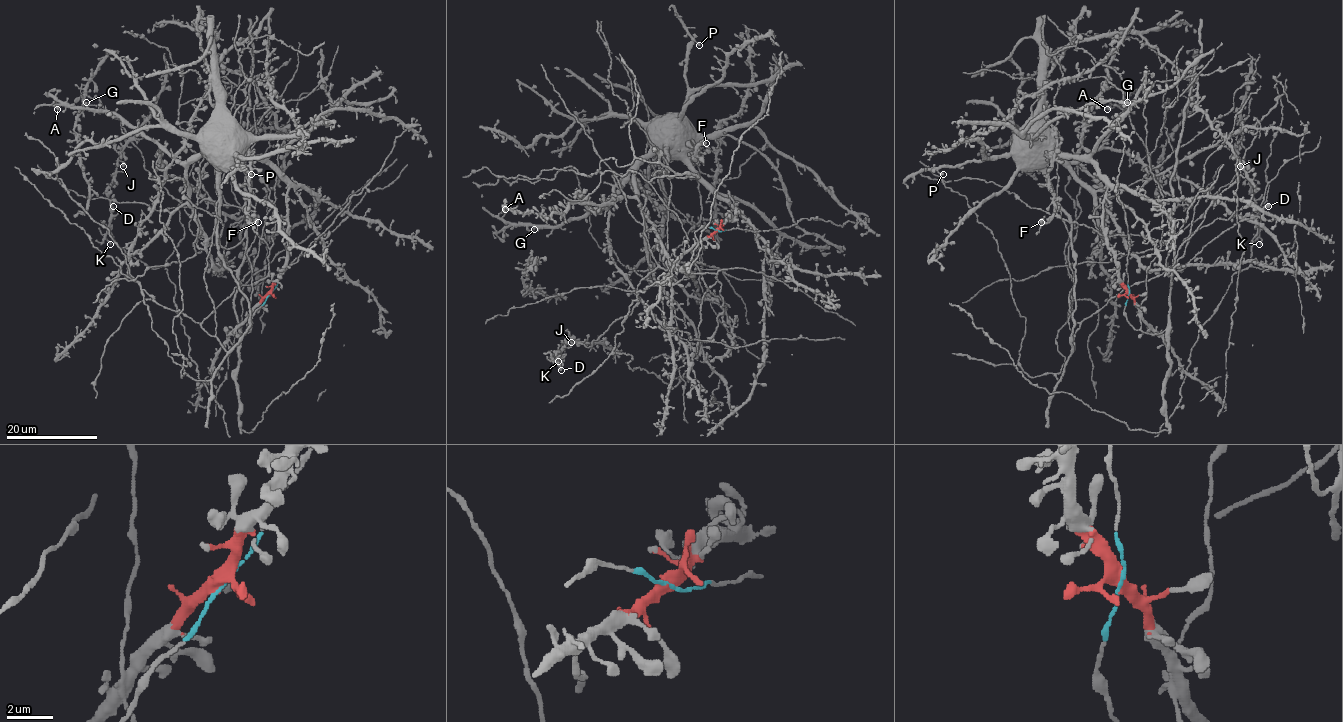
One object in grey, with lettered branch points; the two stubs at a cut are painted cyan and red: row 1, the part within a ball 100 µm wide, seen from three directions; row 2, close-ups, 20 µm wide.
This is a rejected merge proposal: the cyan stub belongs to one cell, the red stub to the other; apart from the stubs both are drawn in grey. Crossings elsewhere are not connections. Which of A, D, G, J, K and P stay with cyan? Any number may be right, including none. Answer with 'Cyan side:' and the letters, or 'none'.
Cyan side: D, J, K

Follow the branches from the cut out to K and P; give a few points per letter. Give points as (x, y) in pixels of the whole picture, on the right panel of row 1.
K: (1128, 294), (1131, 324), (1161, 333), (1165, 243), (1228, 184), (1241, 141), (1259, 244)
P: (1128, 294), (1103, 227), (1107, 180), (1089, 161), (1012, 155), (944, 166), (937, 171), (943, 174)

